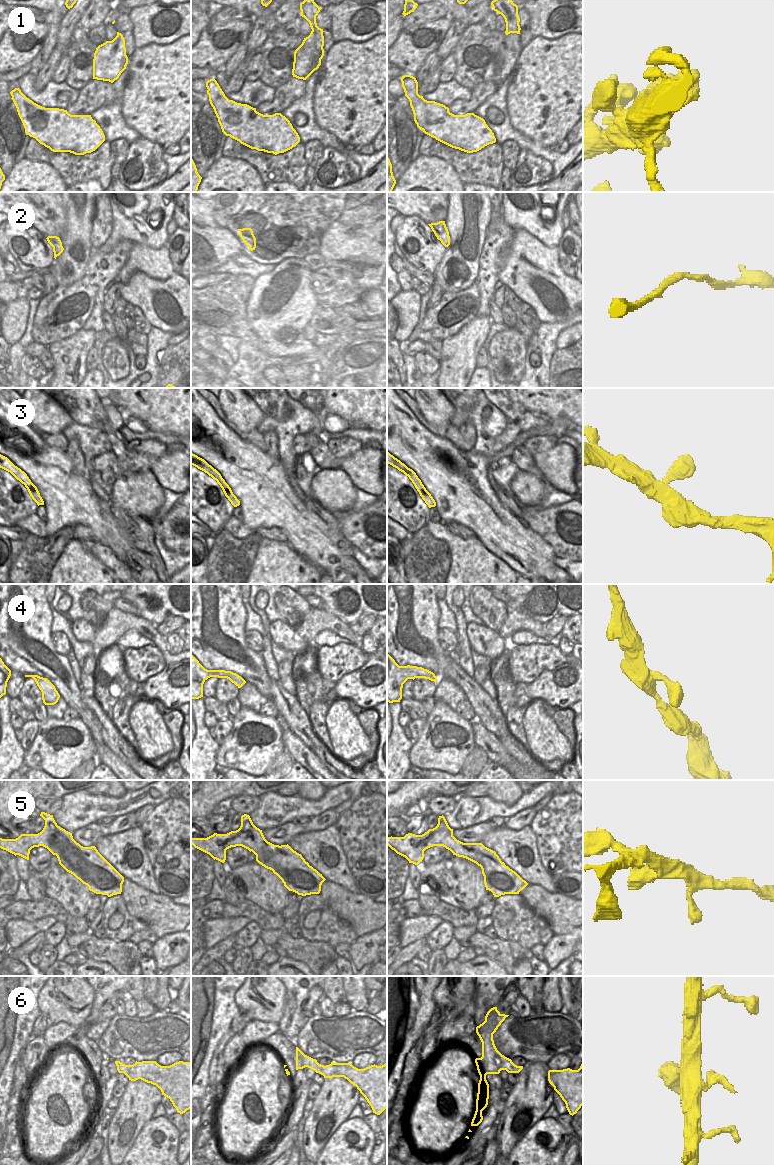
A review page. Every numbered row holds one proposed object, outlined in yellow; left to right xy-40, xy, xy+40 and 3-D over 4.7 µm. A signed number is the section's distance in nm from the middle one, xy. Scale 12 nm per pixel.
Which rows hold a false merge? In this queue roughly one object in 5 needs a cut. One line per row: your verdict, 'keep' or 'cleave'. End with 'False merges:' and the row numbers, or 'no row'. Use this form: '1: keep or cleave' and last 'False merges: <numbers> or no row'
1: keep
2: keep
3: keep
4: keep
5: keep
6: keep
False merges: no row

